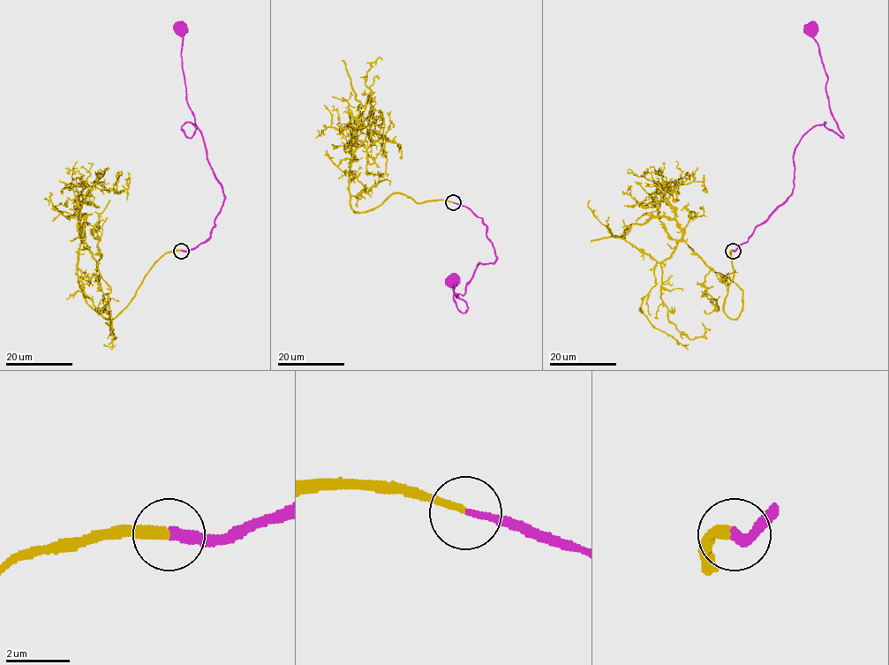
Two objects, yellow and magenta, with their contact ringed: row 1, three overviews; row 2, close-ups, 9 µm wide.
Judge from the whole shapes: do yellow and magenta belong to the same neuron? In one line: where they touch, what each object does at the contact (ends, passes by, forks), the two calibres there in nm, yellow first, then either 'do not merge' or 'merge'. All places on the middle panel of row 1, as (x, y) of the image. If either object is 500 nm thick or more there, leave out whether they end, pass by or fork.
place (453, 202); yellow ends; magenta ends; calibres 240 and 240 nm; merge

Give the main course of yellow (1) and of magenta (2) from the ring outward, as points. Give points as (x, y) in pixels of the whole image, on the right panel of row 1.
1: (733, 250), (724, 313), (735, 319), (743, 292), (681, 241), (655, 265), (641, 308), (655, 328), (689, 344)
2: (733, 250), (790, 195), (794, 149), (800, 139), (824, 122), (843, 137), (828, 101), (827, 74), (810, 26)

